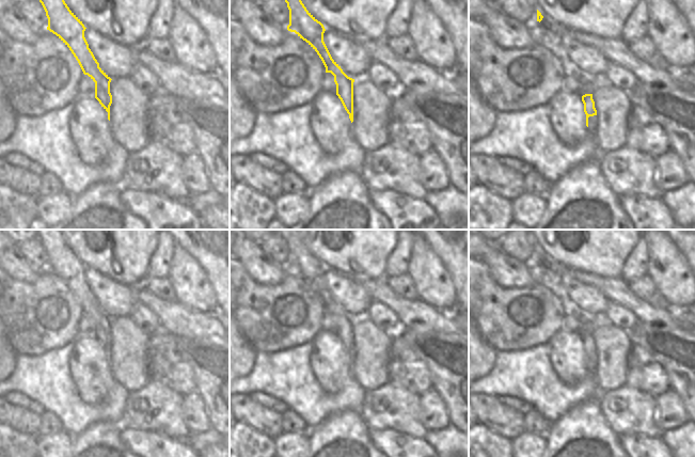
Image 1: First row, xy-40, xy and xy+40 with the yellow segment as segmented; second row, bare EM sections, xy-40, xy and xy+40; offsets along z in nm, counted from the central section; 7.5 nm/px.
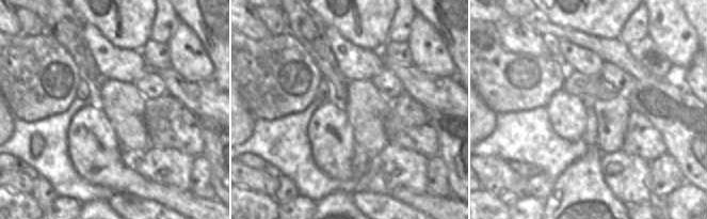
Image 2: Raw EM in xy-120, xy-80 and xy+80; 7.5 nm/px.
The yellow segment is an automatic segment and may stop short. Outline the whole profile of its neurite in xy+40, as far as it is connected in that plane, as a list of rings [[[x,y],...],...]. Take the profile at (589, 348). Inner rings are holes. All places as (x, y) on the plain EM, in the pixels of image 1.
[[[585,333],[582,335],[584,343],[584,351],[586,353],[586,365],[588,367],[588,374],[595,375],[597,368],[597,349],[595,347],[595,341],[593,333]]]

